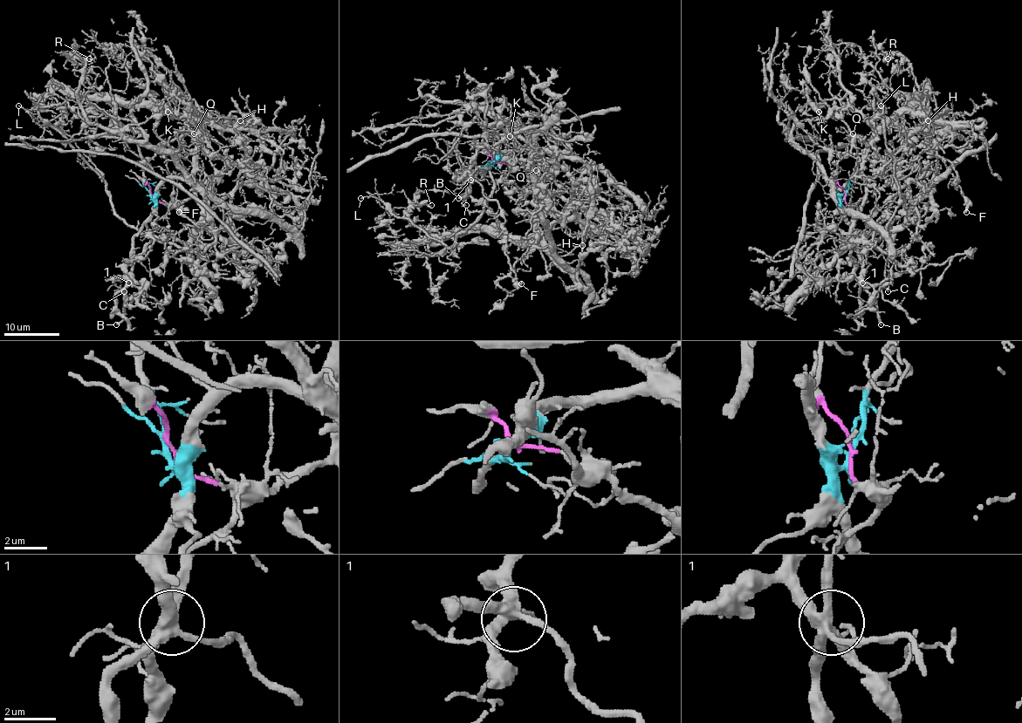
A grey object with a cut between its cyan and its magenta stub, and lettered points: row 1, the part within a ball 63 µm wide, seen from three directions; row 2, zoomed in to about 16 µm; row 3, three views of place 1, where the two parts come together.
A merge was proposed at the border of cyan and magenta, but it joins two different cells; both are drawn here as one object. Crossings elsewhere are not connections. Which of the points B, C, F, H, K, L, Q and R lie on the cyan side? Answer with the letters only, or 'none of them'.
B, C, L

